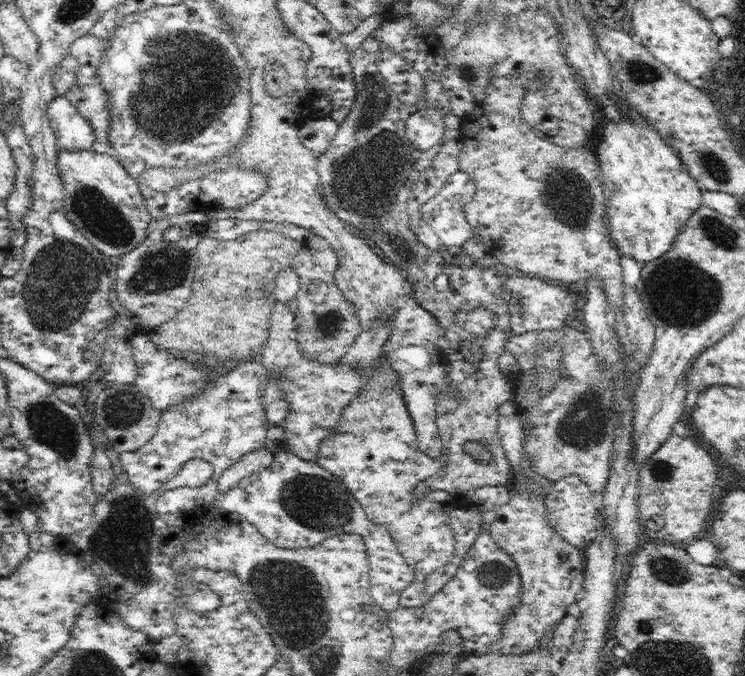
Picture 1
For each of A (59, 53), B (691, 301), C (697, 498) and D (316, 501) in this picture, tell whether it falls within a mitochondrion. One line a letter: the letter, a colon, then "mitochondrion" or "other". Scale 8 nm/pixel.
A: other
B: mitochondrion
C: other
D: mitochondrion

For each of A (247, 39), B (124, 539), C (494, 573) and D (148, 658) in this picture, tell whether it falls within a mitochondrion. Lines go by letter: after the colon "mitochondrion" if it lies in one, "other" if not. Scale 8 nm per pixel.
A: other
B: mitochondrion
C: mitochondrion
D: other

